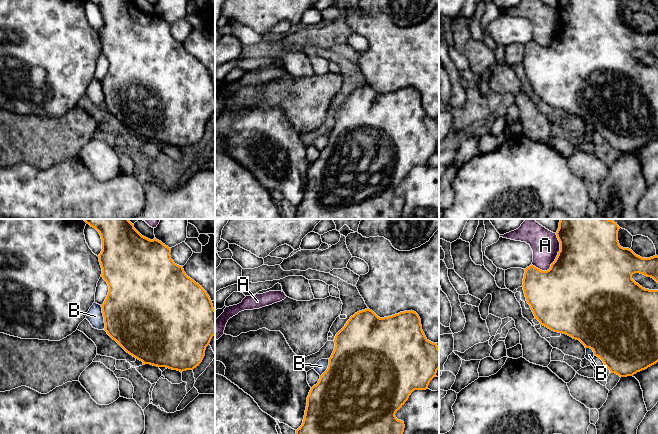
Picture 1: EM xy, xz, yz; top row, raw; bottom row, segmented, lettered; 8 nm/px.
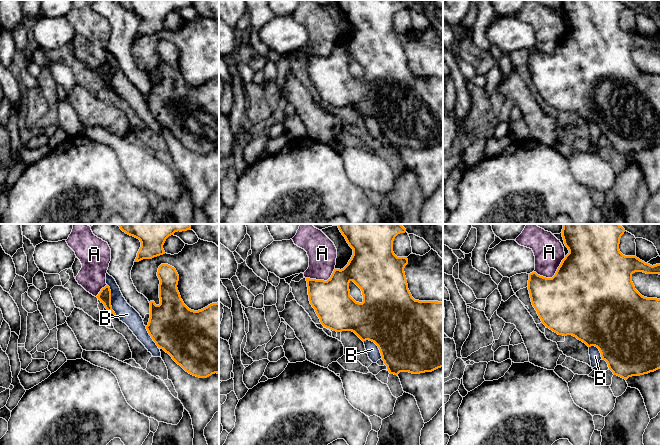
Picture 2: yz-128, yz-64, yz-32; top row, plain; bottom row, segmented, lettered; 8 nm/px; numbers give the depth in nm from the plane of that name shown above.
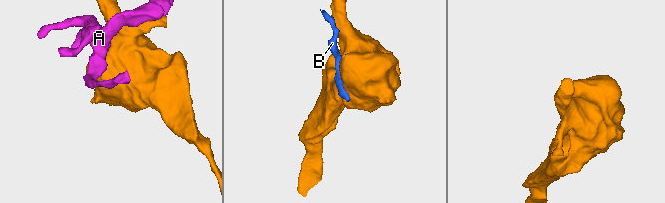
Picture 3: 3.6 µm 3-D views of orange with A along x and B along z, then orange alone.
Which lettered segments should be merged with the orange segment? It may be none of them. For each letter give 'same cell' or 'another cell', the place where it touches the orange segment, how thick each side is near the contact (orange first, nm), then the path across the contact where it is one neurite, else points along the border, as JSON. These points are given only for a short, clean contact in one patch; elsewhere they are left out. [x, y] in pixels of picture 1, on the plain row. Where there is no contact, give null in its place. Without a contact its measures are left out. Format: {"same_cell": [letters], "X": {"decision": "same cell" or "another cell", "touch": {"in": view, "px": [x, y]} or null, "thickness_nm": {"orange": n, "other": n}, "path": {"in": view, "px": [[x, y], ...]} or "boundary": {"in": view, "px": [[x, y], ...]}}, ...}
{"same_cell": ["B"], "A": {"decision": "another cell", "touch": {"in": "yz", "px": [558, 30]}, "thickness_nm": {"orange": 500, "other": 220}}, "B": {"decision": "same cell", "touch": {"in": "xy", "px": [103, 92]}, "thickness_nm": {"orange": 500, "other": 130}}}

